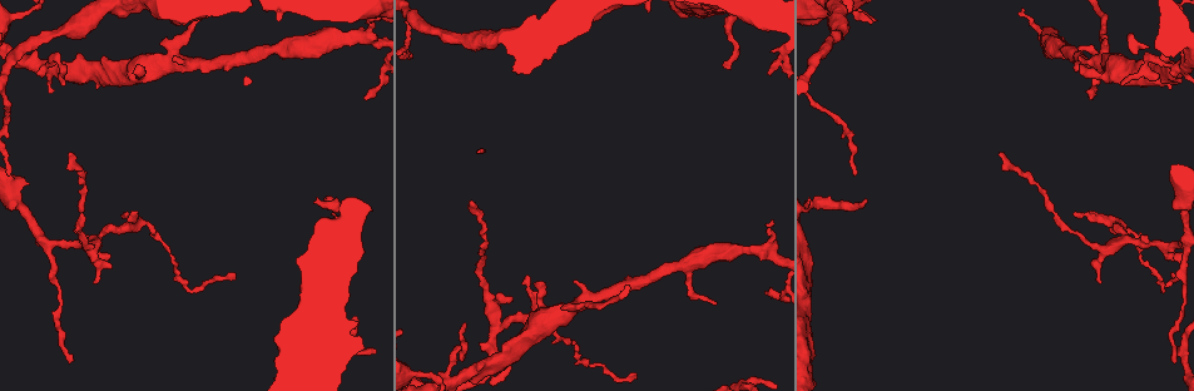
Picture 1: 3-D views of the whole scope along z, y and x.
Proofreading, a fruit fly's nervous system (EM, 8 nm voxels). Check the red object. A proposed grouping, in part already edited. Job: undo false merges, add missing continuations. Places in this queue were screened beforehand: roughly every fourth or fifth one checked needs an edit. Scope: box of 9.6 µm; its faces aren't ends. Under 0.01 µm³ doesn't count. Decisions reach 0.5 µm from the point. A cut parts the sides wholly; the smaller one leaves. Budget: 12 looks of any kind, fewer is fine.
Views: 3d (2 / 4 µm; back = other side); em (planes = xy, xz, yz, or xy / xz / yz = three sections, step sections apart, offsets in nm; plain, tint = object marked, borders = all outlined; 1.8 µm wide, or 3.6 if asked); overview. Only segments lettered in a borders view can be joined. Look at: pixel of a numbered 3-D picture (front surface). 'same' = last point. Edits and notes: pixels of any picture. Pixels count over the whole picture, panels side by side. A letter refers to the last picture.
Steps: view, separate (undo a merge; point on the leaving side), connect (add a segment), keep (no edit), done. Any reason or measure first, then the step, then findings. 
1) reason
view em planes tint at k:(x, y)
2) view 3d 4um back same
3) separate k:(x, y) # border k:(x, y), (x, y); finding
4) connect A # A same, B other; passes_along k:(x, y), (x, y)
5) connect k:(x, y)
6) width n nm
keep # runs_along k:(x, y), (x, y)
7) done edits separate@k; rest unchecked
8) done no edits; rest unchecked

abrupt turn
view em planes tint at 1:(764, 249)

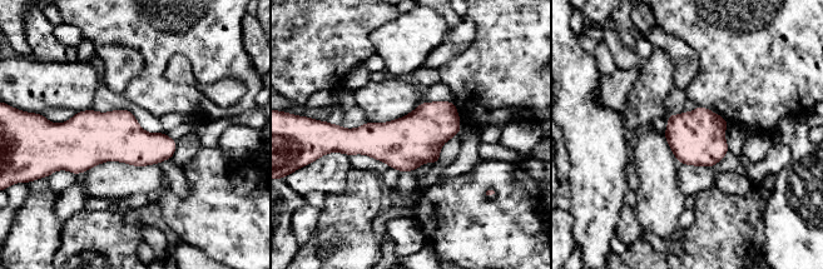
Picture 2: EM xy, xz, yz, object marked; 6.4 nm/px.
view em planes borders same

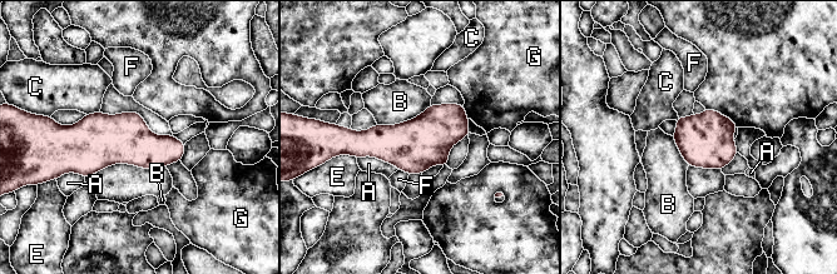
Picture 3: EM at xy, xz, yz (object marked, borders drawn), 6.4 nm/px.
width 320 nm
keep # A other, B other, C other, E other, F other, G other; border 3:(430, 104), (407, 120), (377, 124); one cell here

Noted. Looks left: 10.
an open end
view 3d 4um at 1:(769, 72)

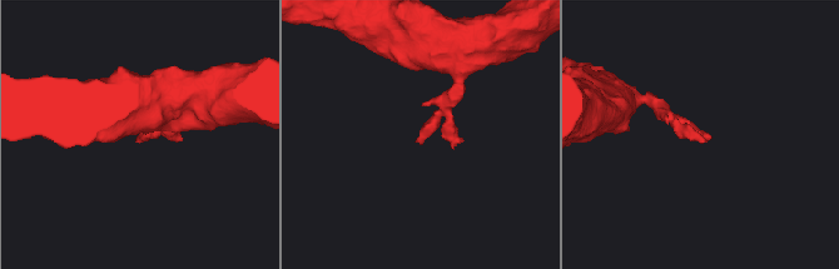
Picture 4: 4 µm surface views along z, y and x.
view em yz step 8 plain at 4:(136, 142)

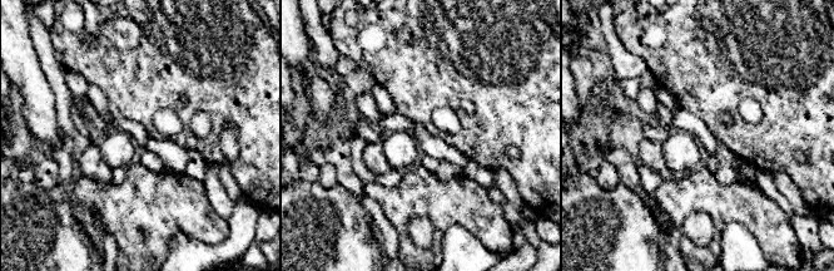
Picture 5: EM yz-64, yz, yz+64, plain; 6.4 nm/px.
view em yz step 8 borders same

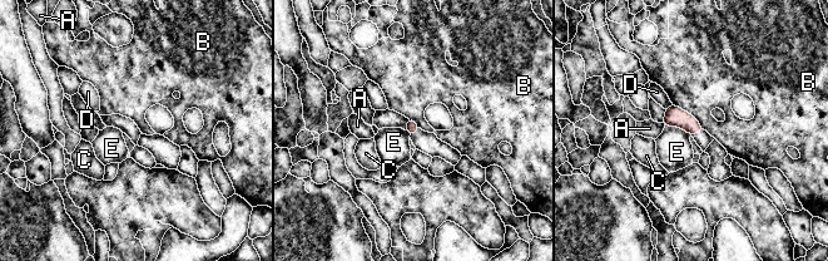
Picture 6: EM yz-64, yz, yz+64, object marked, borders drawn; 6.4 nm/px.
keep # A other, B other, C other, D other, E other; border 6:(665, 126), (677, 126), (690, 136); none of them fits

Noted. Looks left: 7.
branch stops here
view em yz step 16 borders at 1:(863, 199)

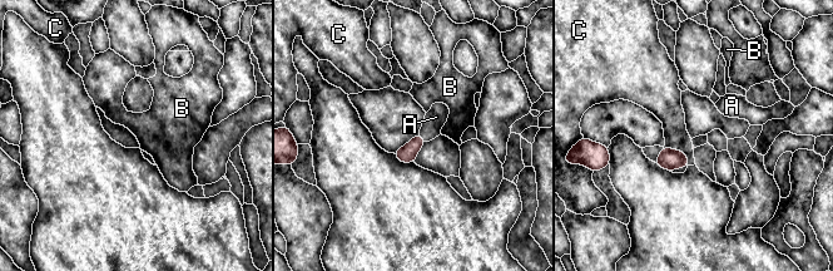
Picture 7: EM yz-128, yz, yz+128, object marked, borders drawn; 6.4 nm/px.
cut it another way
view em planes borders same

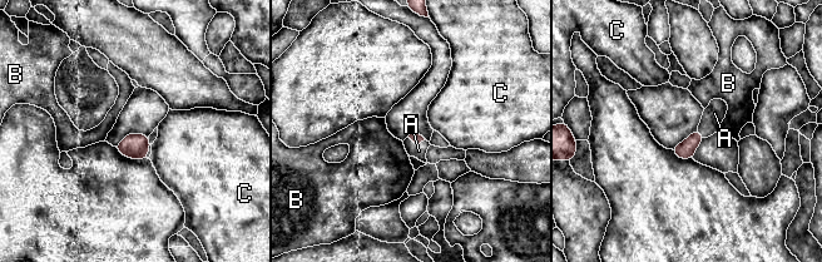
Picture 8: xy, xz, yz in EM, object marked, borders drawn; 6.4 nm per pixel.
connect A # A same, B other, C other; passes_along 8:(416, 138), (416, 143), (419, 151); the cell continues

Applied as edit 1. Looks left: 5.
see it whole again
view overview

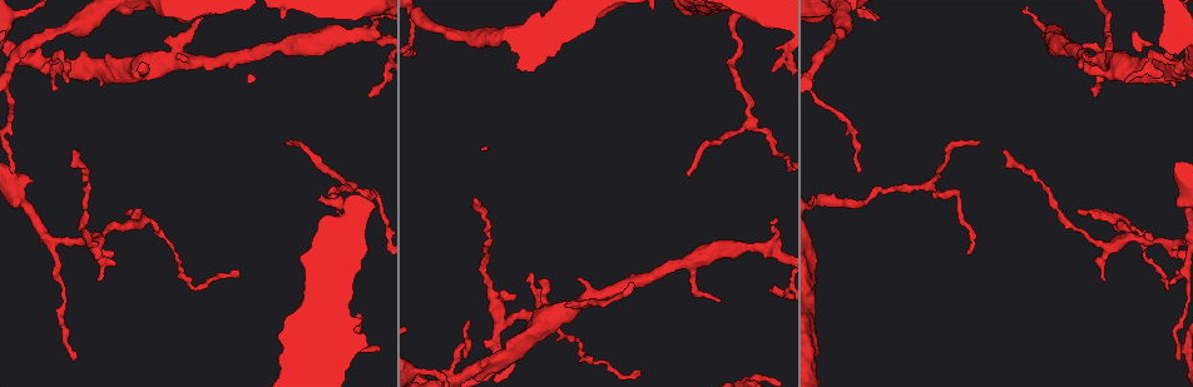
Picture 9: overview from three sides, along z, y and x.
free end
view em planes borders at 9:(686, 173)

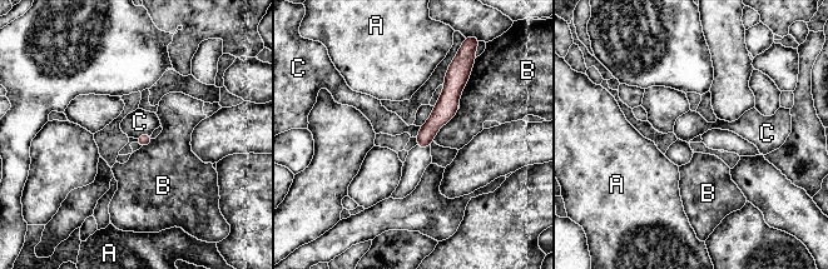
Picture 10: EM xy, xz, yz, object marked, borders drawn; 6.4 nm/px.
width 80 nm
keep # A other, B other, C other; runs_along 10:(452, 75), (447, 106), (422, 145); none of them fits

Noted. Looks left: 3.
arms part here
view 3d 4um at 9:(1118, 225)

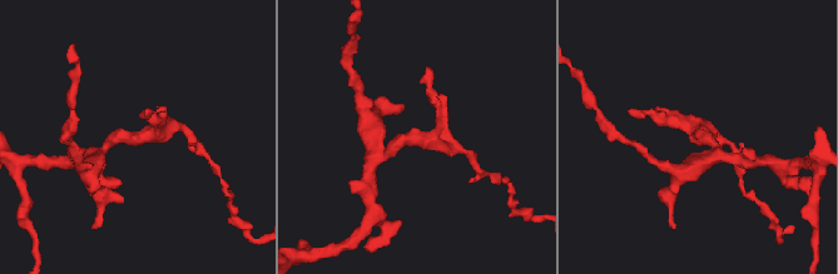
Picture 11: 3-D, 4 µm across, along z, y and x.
view em yz step 16 tint at 11:(700, 132)

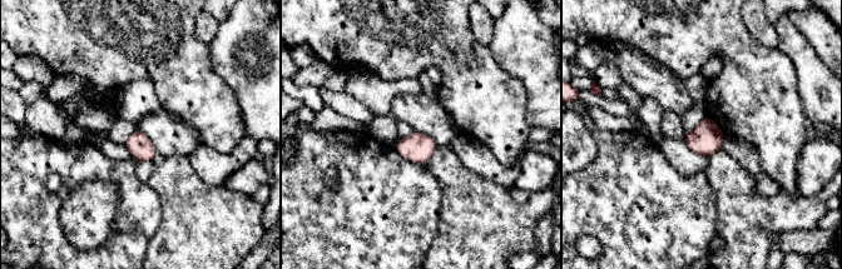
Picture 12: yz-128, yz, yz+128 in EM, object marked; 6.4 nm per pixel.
view em planes borders same

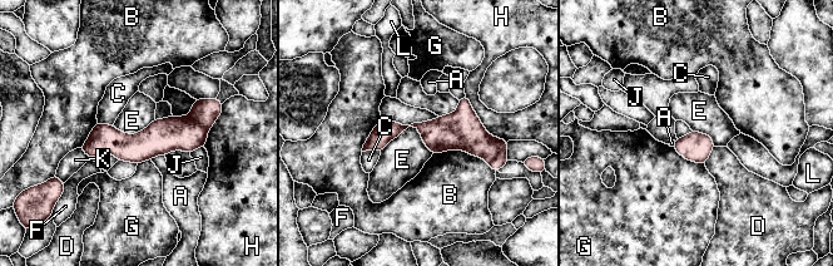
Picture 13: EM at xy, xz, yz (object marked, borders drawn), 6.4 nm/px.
width 190 nm; longest_contact B 420 nm
keep # A other, B other, C other, D other, E other, F other, G other, H other, J other, K other, L other; continuous, no second cell

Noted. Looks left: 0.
done edits connect@8; rest unchecked

